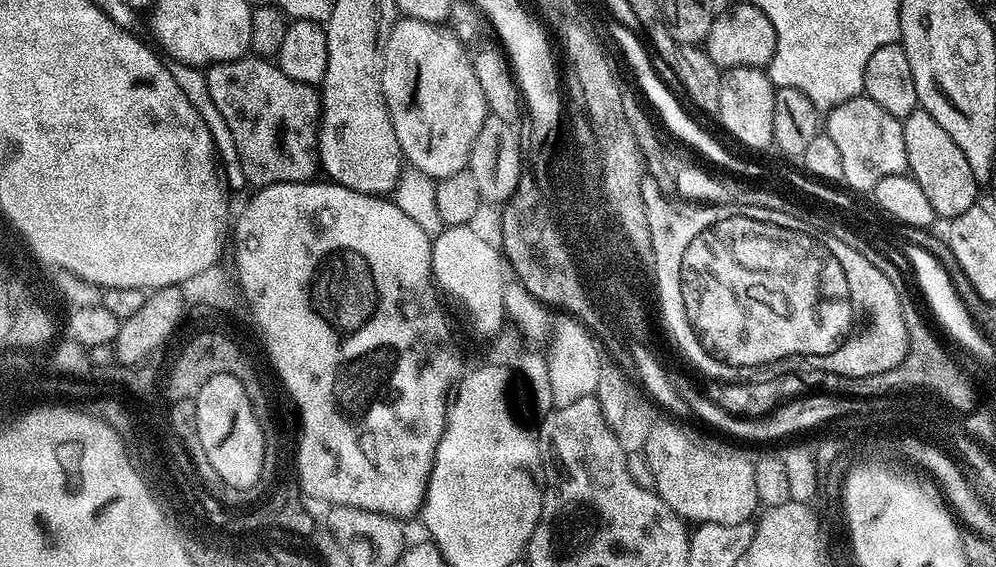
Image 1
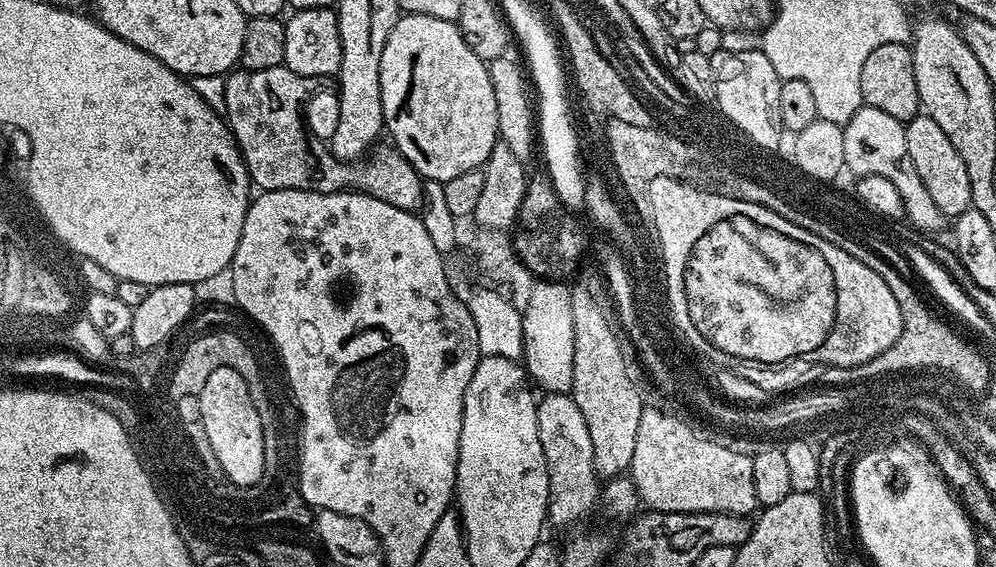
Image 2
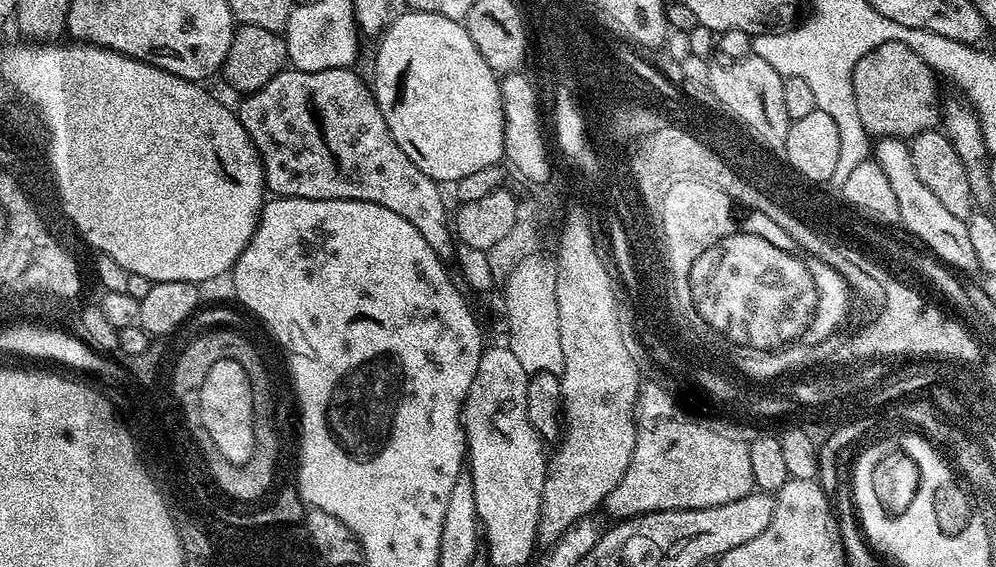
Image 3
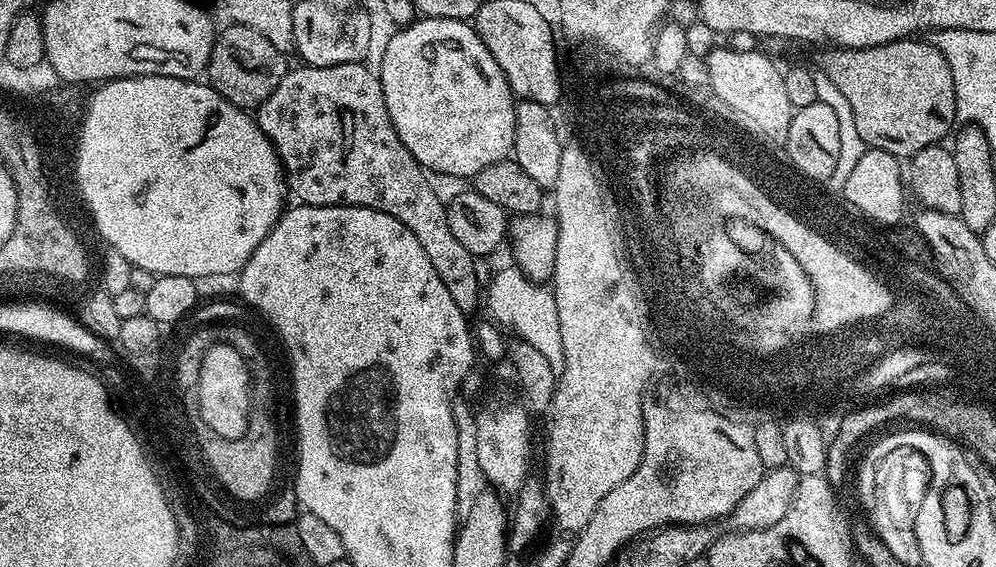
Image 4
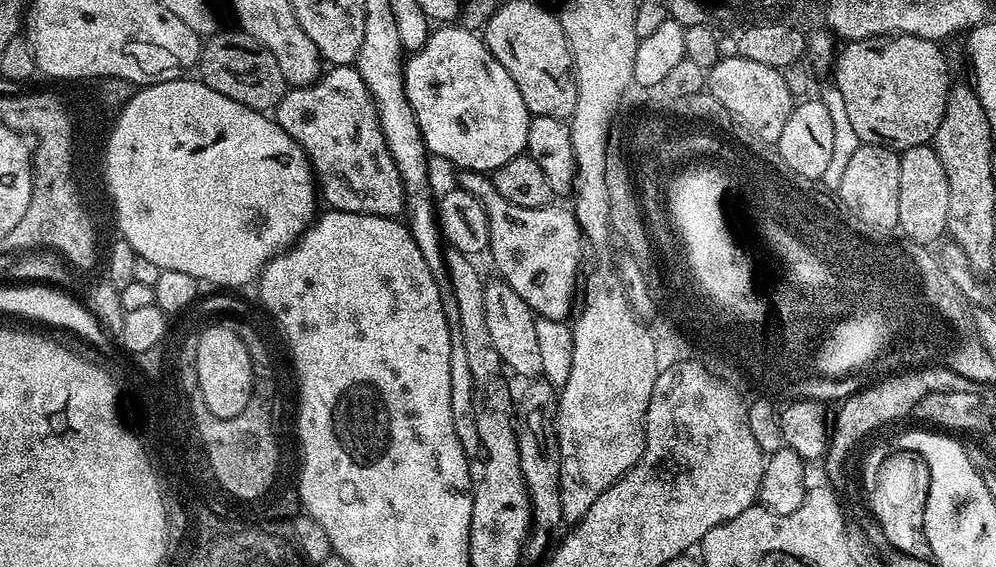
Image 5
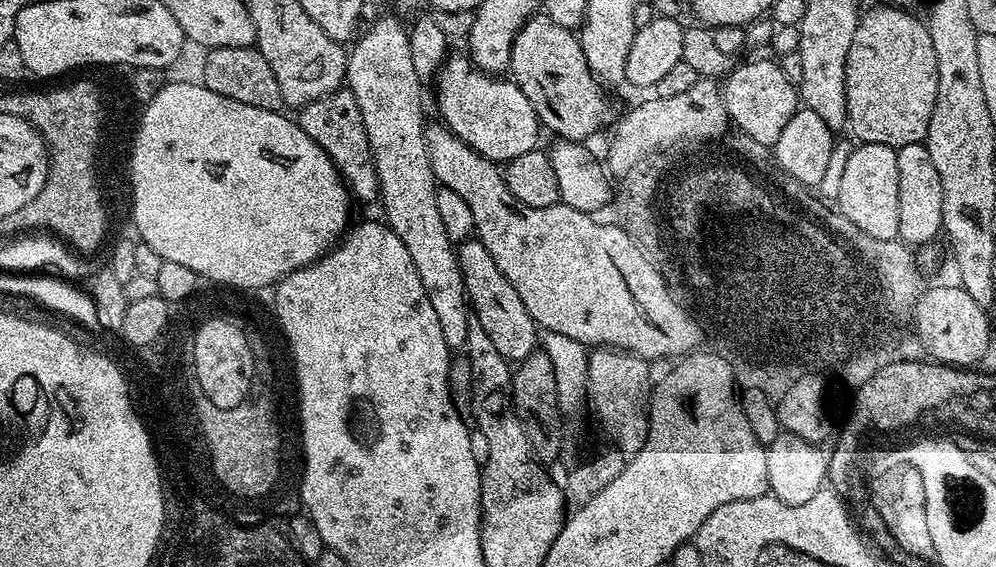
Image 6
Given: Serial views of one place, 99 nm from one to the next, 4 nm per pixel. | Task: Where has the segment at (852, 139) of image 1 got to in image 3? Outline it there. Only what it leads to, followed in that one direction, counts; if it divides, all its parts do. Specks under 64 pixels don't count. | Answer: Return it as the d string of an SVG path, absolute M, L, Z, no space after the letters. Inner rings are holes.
M886 136L877 139L874 144L874 159L878 166L890 178L890 186L894 189L894 198L898 198L898 214L900 224L915 237L925 249L943 265L957 273L980 272L978 258L974 258L974 250L970 243L968 221L950 214L946 206L936 197L920 179L914 170L914 162L910 158L910 144L907 139L898 136Z

